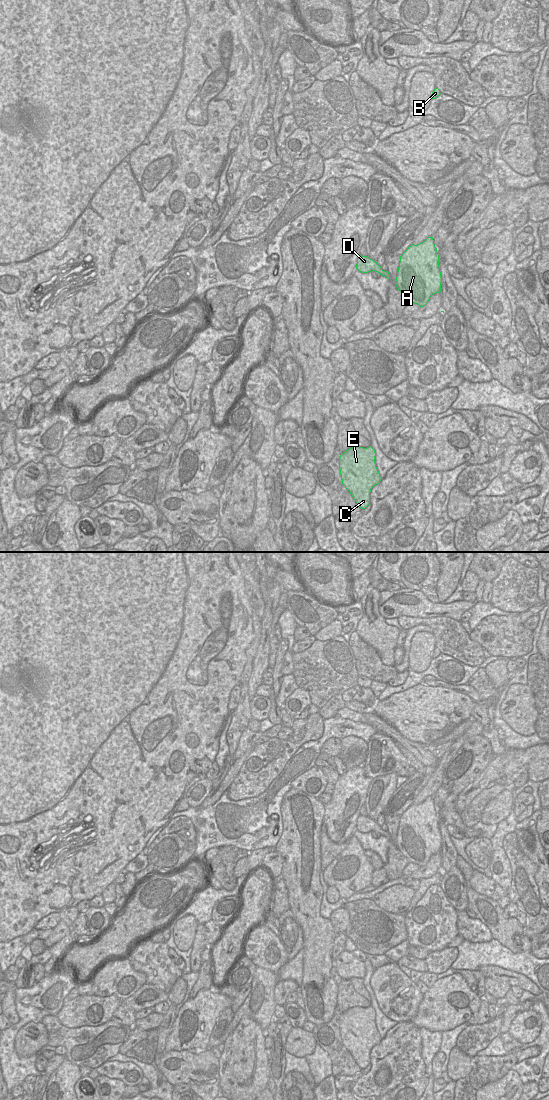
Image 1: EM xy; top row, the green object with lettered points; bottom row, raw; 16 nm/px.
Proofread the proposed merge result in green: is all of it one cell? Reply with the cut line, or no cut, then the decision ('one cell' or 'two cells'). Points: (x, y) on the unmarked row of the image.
cut none; one cell

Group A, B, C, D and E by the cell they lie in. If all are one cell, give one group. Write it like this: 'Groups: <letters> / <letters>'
Groups: A B C D E

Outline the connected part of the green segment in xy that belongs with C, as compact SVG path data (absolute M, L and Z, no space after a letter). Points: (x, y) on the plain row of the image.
M356 1006L343 1012L339 1018L342 1044L361 1069L370 1064L371 1049L382 1040L376 1027L375 1016L372 1006Z

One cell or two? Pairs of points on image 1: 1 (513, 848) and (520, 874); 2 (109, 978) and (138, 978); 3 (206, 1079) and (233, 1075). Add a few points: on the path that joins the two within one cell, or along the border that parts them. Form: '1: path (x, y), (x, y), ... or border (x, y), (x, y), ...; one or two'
1: path (514, 854), (520, 863), (520, 868); one
2: path (116, 977), (131, 975); one
3: border (218, 1059), (220, 1089); two

